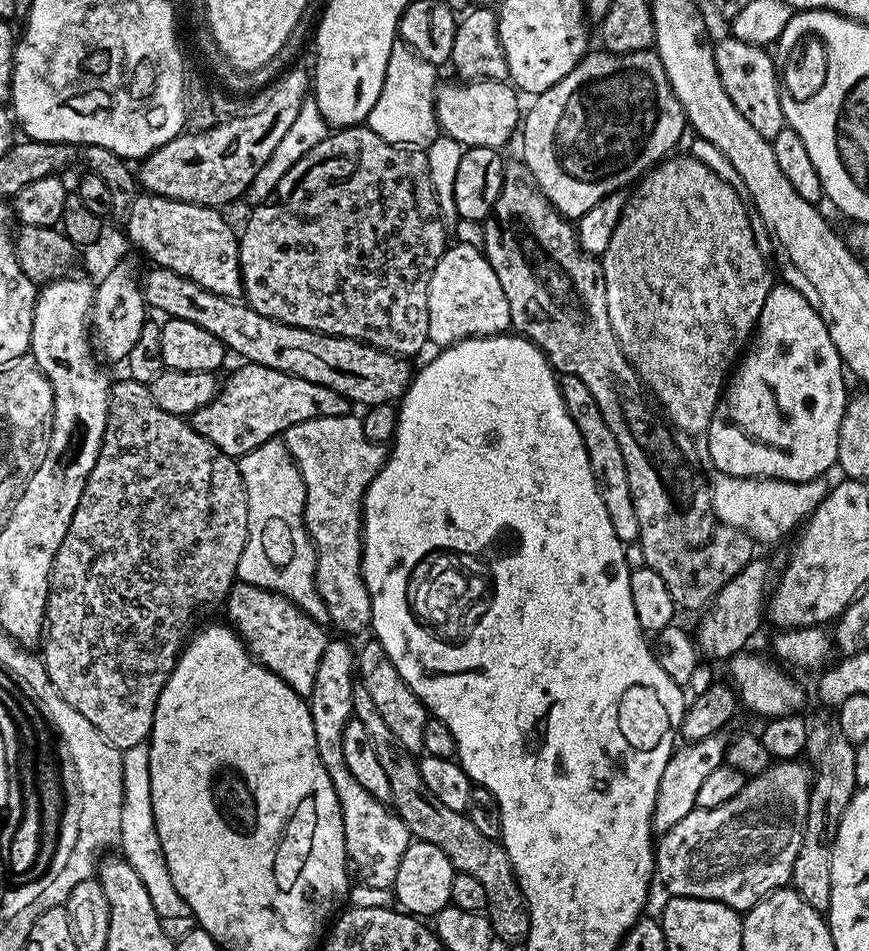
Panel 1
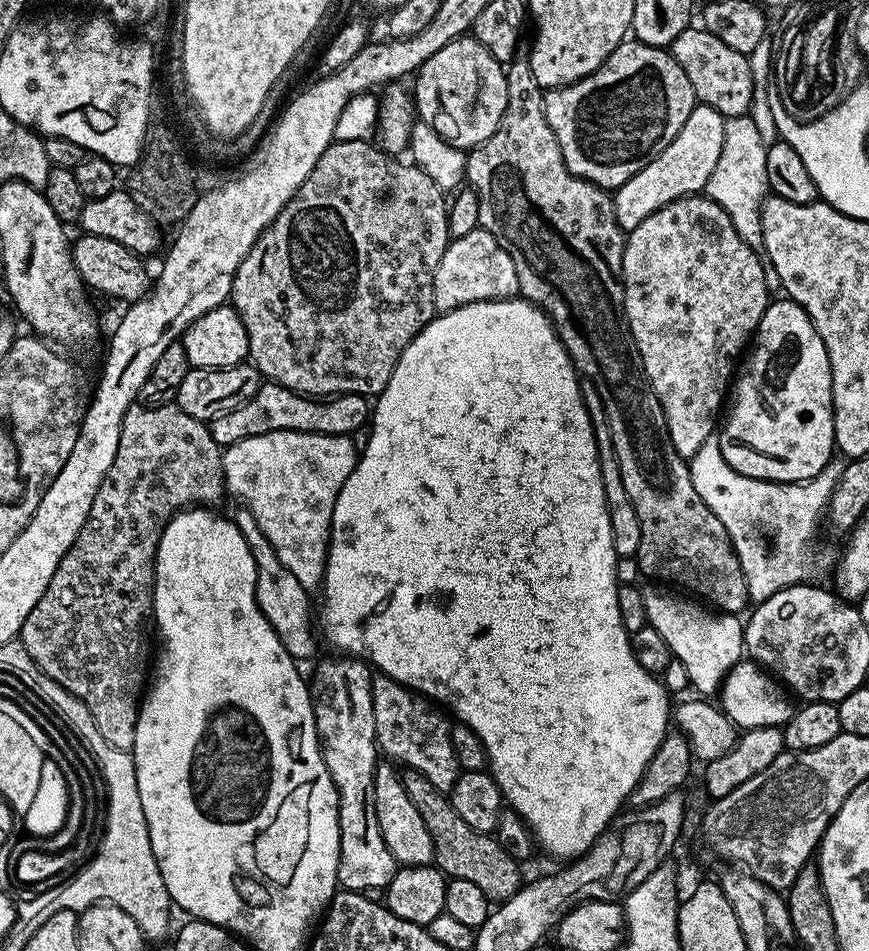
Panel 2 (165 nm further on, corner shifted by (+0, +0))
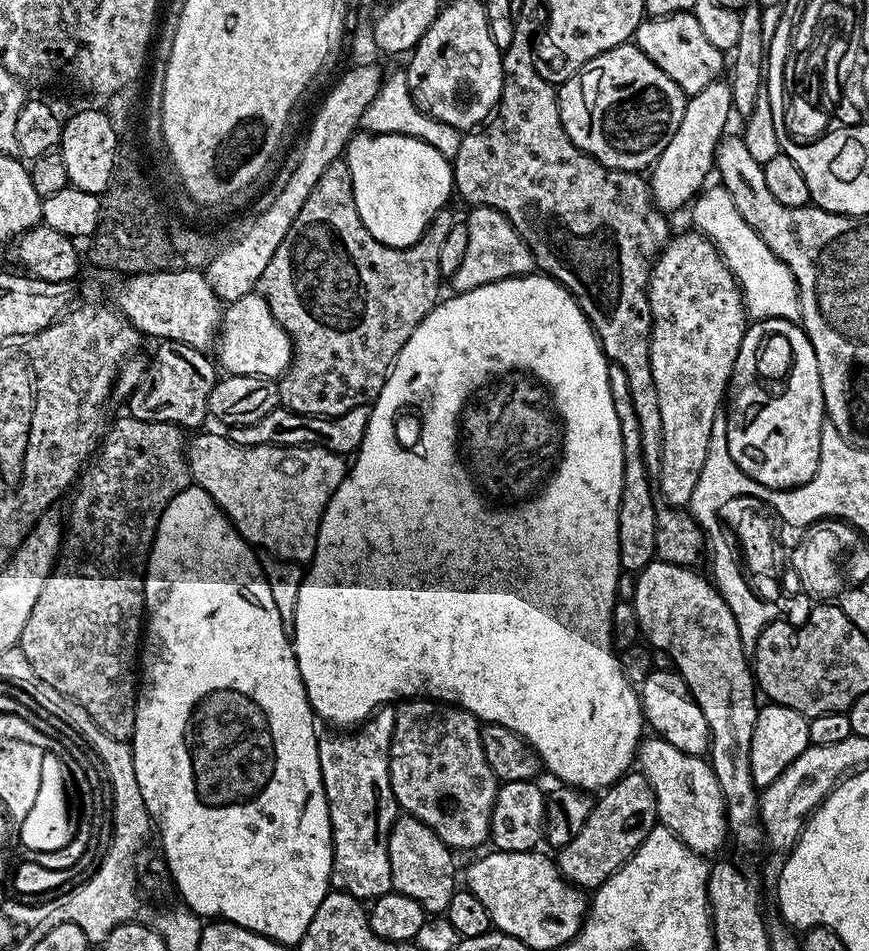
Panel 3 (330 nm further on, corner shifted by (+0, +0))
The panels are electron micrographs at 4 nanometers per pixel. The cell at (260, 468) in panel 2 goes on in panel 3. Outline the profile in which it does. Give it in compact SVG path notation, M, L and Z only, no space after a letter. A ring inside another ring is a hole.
M201 431L199 434L196 434L201 434L201 436L196 436L193 440L191 437L190 443L186 448L188 453L188 469L192 471L195 487L206 490L206 494L210 494L210 498L214 498L214 502L224 511L224 515L228 517L228 521L238 530L240 537L247 540L249 544L263 550L265 553L279 556L281 560L290 560L301 566L307 565L311 561L313 554L316 553L316 543L318 542L318 530L322 522L322 514L326 510L334 490L338 490L338 486L342 486L342 482L348 474L349 465L347 463L344 464L345 457L341 453L331 452L322 446L310 446L309 444L303 444L302 446L259 444L258 446L242 448L240 445L235 444L227 435L219 436L216 432L203 432Z

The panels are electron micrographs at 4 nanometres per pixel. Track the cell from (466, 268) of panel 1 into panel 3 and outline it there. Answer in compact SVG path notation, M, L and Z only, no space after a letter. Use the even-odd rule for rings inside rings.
M473 207L466 217L468 237L466 238L466 258L462 266L450 278L453 293L478 290L478 286L493 284L499 280L509 280L515 276L526 276L533 271L532 255L522 242L518 230L496 208Z

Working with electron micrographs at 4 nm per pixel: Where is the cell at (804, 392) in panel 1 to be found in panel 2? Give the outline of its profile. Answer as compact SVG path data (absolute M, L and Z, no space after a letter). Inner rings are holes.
M779 299L769 303L756 327L748 369L741 374L740 381L739 376L735 381L736 397L728 417L727 412L723 417L718 439L724 461L738 474L774 480L777 484L798 484L814 479L833 459L836 435L832 425L832 371L826 346L818 338L818 330L814 330L806 310L790 299Z

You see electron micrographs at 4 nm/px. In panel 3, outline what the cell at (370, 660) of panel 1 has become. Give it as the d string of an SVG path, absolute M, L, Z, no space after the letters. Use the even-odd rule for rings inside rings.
M408 698L395 705L394 738L388 747L390 786L397 805L418 818L453 850L476 848L490 836L490 818L496 801L498 781L482 751L481 721L464 708L431 698Z

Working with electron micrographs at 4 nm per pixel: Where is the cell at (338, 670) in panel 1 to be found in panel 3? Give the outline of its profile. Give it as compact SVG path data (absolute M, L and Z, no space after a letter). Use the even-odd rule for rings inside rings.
M381 706L355 730L340 730L337 736L319 741L318 762L322 770L324 793L332 827L332 879L333 889L348 892L355 900L371 902L392 891L388 835L398 815L394 790L390 786L388 747L394 738L395 707Z

